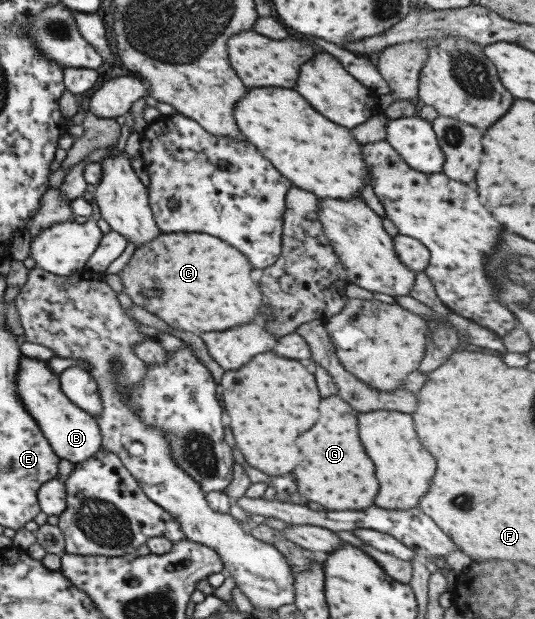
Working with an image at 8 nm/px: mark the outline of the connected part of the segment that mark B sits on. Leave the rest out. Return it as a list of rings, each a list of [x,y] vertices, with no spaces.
[[[24,355],[20,357],[16,373],[17,393],[28,414],[38,423],[52,450],[68,462],[82,463],[90,460],[101,446],[101,430],[96,418],[76,406],[62,390],[59,375],[47,367],[48,363]]]

